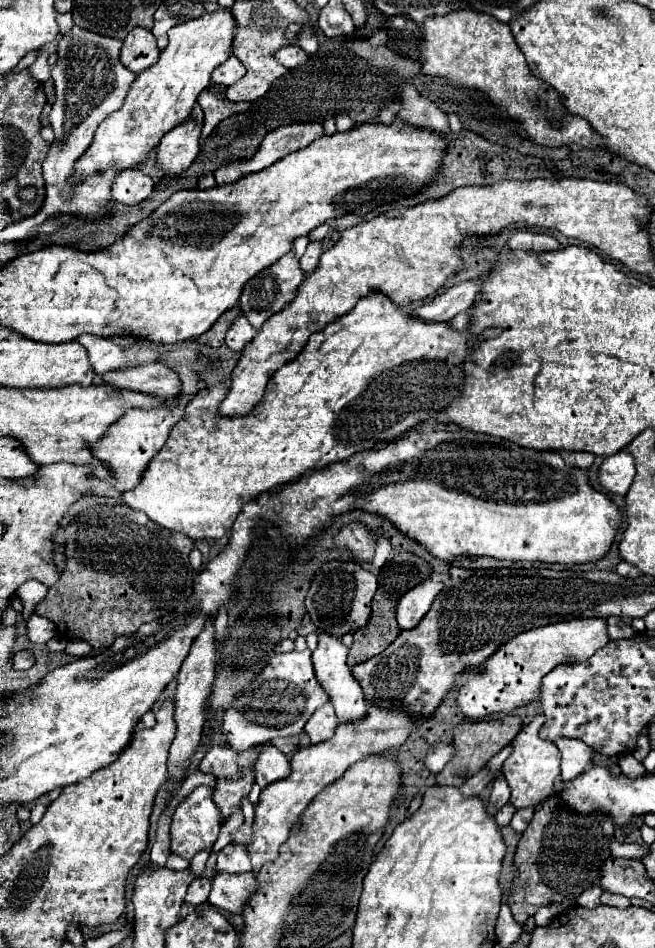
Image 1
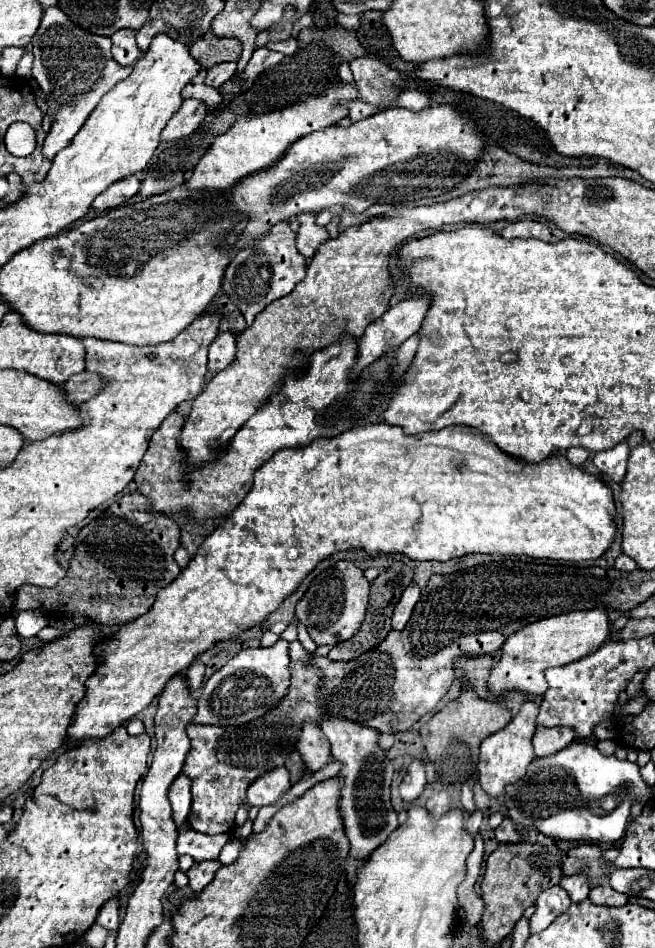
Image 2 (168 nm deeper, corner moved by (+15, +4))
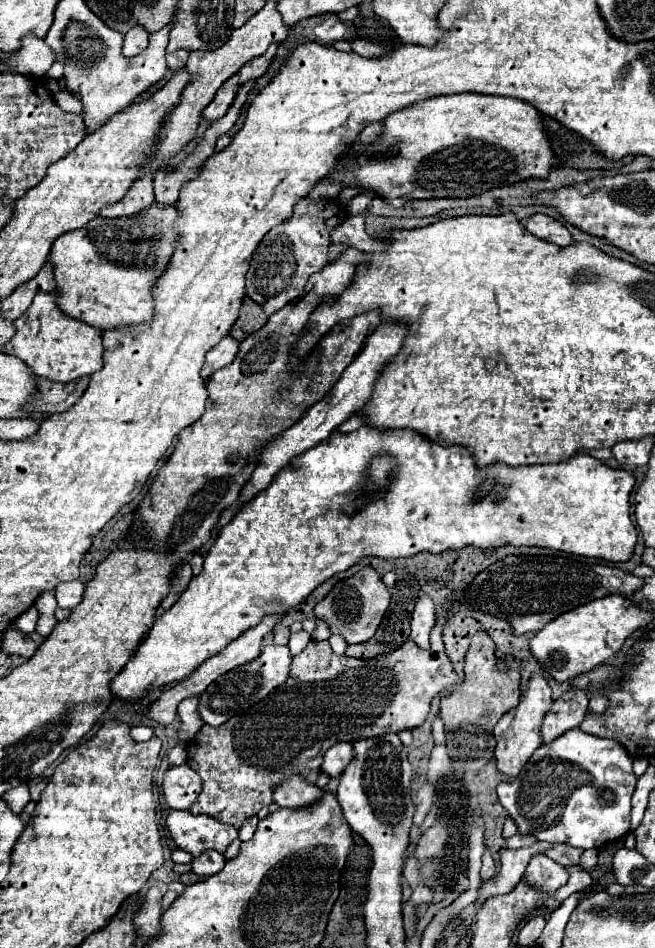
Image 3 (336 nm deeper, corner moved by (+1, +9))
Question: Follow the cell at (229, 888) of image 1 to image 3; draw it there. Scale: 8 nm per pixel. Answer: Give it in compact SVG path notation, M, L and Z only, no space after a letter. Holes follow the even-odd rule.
M210 850L210 852L194 858L192 870L194 870L194 874L208 878L208 876L218 874L218 872L224 868L224 864L226 864L224 856L222 856L220 852L216 852L216 850Z

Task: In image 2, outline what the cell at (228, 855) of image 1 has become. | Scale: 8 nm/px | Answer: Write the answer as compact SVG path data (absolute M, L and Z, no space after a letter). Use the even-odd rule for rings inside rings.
M178 827L176 849L178 855L190 855L194 861L206 861L206 859L218 859L218 853L228 841L230 841L228 833L204 835L190 827Z

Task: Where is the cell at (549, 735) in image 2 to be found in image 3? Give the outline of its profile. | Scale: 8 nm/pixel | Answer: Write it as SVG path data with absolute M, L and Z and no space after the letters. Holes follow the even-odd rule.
M568 690L562 698L552 702L550 712L542 724L542 740L544 744L554 742L554 738L562 736L572 728L580 728L588 714L588 696L580 690Z

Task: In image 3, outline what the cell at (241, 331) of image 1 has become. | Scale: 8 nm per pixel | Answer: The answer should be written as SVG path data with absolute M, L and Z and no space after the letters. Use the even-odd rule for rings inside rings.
M230 336L222 338L222 342L220 342L218 346L214 346L214 350L210 350L210 352L206 354L206 364L204 364L202 372L200 372L202 378L208 378L208 376L214 374L216 370L228 366L228 364L234 360L234 356L236 356L238 346L240 346L238 340L234 340L234 338L230 338Z

